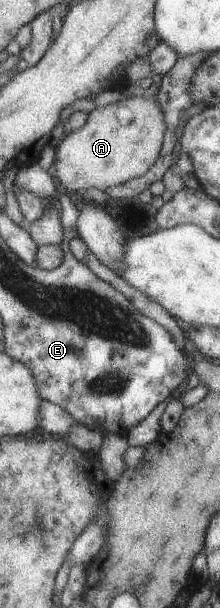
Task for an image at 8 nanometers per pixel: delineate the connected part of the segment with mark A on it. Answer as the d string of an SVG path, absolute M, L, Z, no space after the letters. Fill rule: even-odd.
M130 96L114 104L97 107L88 113L88 119L81 128L73 129L54 149L55 172L53 176L65 187L69 195L79 195L87 188L104 191L109 186L125 184L128 180L145 174L159 156L165 125L162 110L154 104L155 97Z

